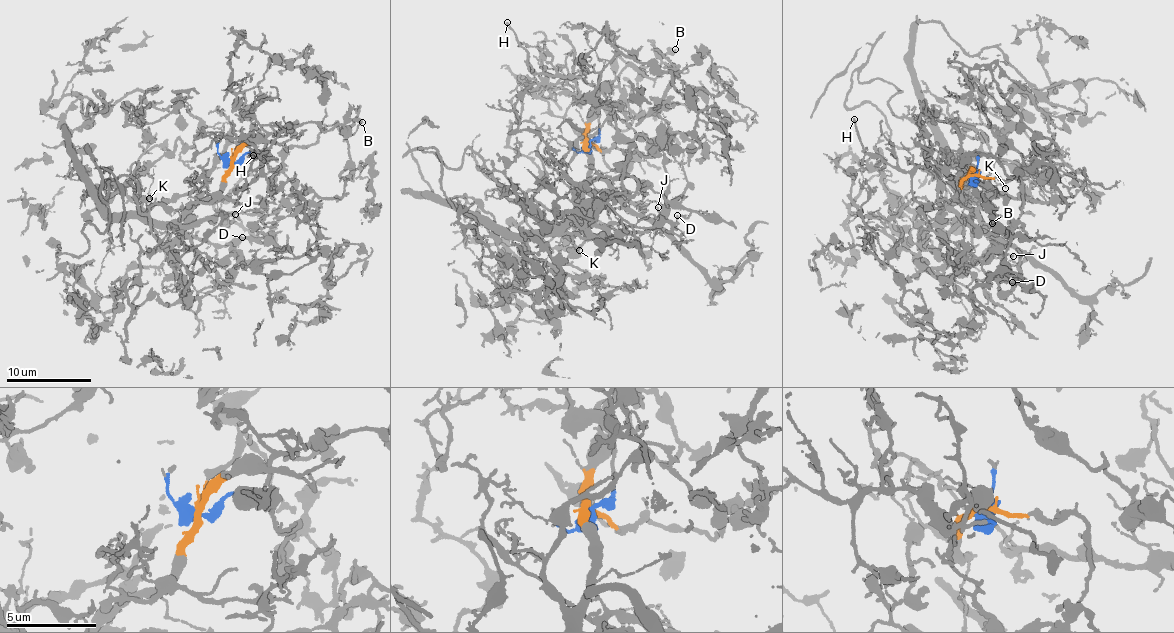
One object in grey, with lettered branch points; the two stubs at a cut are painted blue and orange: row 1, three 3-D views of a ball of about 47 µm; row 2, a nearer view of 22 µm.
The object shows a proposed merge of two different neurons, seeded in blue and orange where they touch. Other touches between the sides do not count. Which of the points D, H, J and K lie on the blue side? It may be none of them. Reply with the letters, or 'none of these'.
H

